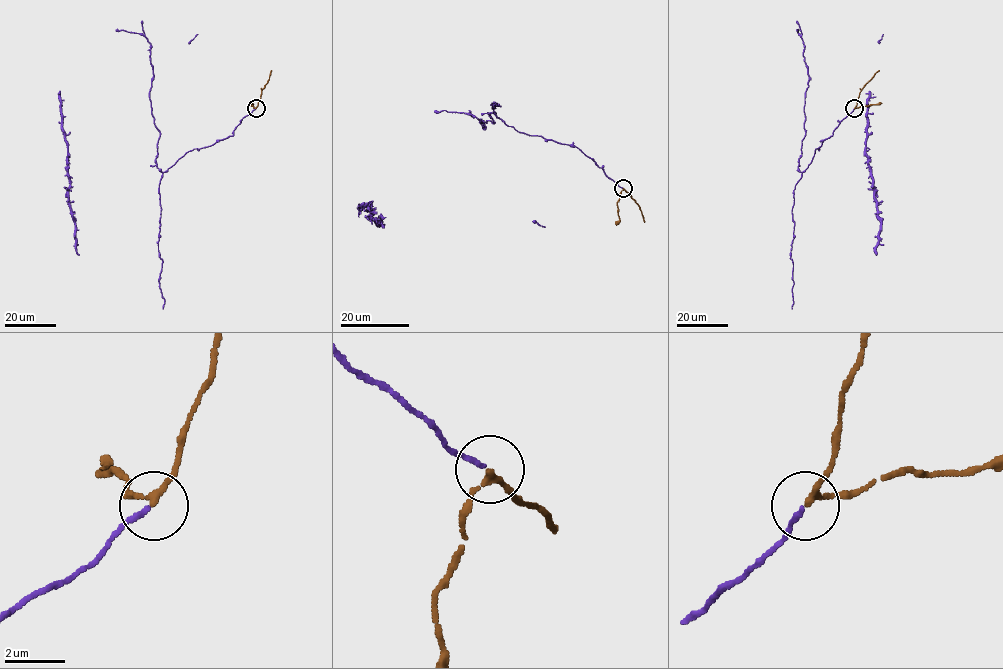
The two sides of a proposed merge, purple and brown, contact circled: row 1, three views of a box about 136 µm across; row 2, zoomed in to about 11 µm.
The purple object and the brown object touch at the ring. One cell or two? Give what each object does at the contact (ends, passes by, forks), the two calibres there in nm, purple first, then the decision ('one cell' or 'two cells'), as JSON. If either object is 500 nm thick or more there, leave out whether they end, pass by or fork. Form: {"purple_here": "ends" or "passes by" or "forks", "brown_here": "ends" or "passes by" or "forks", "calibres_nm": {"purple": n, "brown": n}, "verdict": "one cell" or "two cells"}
{"purple_here": "ends", "brown_here": "passes by", "calibres_nm": {"purple": 150, "brown": 170}, "verdict": "one cell"}

